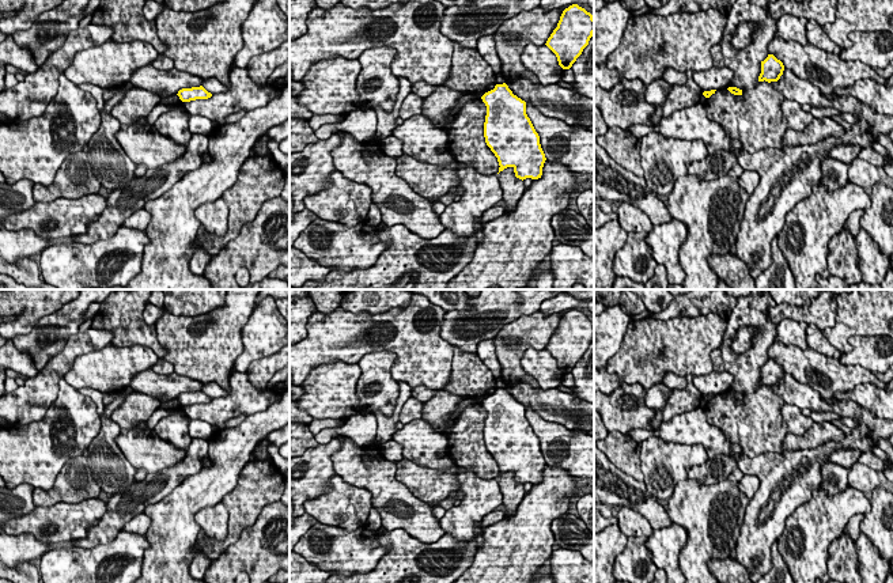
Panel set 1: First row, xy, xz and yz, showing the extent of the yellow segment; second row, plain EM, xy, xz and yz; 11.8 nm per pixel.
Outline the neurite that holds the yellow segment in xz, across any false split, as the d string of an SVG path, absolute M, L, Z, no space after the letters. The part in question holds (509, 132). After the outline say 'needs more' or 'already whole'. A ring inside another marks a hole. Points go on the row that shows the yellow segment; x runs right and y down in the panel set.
M506 83L481 96L487 106L484 137L499 162L499 173L512 167L519 179L538 179L546 160L530 118L526 102L512 94Z; already whole

